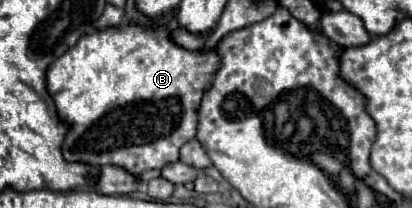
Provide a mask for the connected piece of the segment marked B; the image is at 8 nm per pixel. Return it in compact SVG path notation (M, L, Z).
M128 23L128 25L122 25L122 27L108 27L108 29L102 29L102 31L94 31L90 35L84 35L78 41L78 45L74 45L62 57L58 57L58 61L54 61L48 69L48 73L46 73L46 87L48 87L48 93L54 97L54 103L56 103L60 117L66 123L72 123L72 129L68 131L68 135L62 143L62 153L64 153L66 161L84 161L84 163L100 165L100 167L102 165L122 165L124 169L130 169L130 173L134 173L134 175L144 173L148 169L162 169L164 165L178 161L180 159L180 147L186 141L196 137L196 129L198 129L198 109L196 107L200 107L204 93L212 87L220 65L222 65L222 61L220 61L216 47L212 51L202 51L202 49L188 51L188 49L180 47L178 43L174 43L172 33L166 25L156 27L156 29L148 29L148 27L142 27L142 25L136 25L136 23Z

